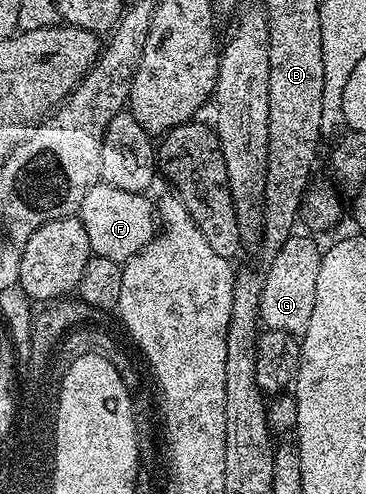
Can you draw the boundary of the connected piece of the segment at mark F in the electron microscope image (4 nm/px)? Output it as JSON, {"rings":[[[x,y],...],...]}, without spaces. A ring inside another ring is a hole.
{"rings":[[[98,184],[90,188],[90,192],[86,192],[78,217],[84,223],[86,236],[90,236],[90,248],[95,257],[123,264],[133,258],[155,236],[158,218],[153,203],[151,206],[144,200],[144,194],[122,192],[118,188],[103,184]]]}

